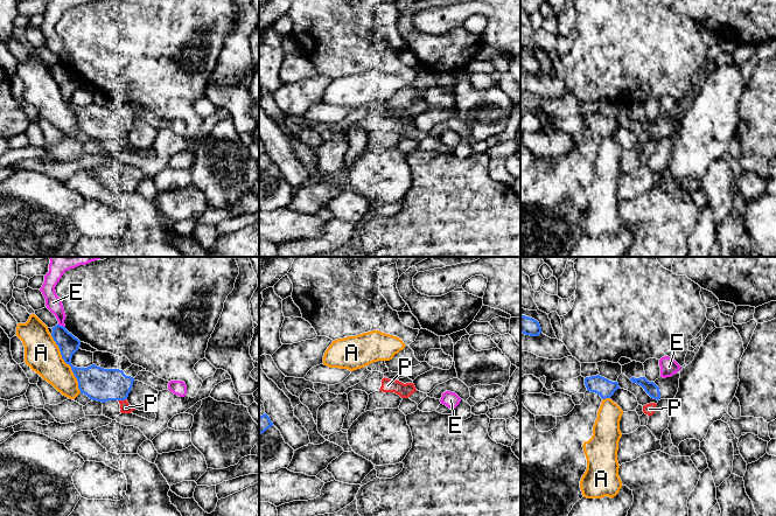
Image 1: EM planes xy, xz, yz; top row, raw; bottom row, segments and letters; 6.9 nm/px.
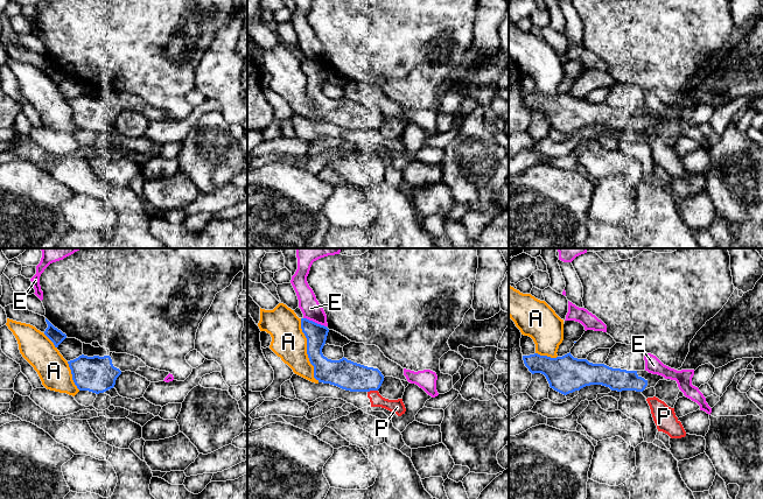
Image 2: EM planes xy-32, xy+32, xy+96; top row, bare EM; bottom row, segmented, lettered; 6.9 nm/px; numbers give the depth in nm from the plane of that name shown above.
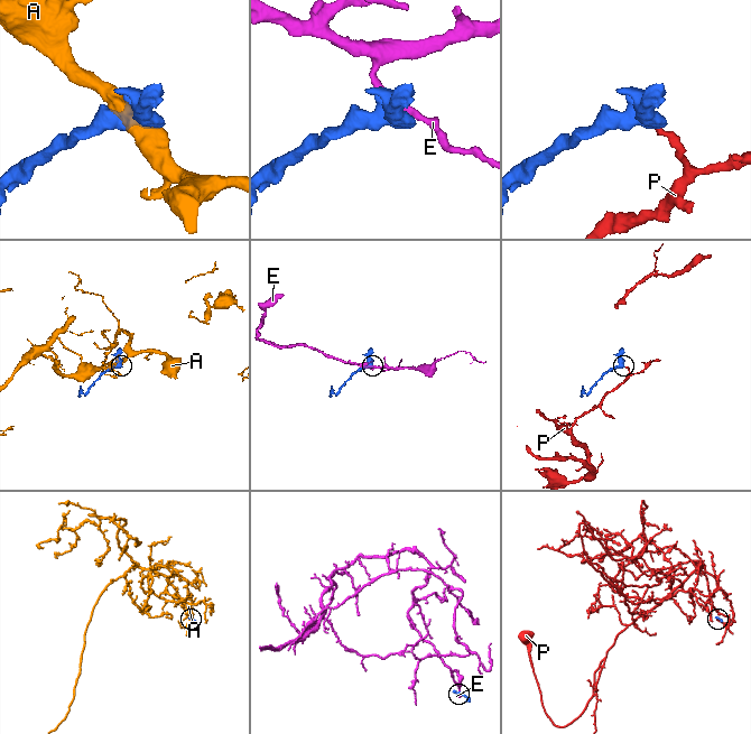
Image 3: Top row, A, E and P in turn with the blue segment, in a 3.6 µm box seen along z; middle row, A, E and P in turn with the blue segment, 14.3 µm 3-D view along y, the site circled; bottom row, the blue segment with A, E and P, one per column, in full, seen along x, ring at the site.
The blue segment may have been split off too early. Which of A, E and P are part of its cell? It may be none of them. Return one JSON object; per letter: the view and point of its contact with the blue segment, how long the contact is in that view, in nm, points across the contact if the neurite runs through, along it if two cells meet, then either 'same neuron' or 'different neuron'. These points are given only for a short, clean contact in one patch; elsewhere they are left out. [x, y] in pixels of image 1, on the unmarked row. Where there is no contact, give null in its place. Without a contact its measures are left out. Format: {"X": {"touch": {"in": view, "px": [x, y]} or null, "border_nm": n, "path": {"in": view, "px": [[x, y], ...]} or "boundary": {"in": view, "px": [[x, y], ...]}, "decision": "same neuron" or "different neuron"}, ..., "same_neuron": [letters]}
{"A": {"touch": {"in": "xy", "px": [67, 102]}, "border_nm": 460, "decision": "different neuron"}, "E": {"touch": {"in": "xy", "px": [62, 64]}, "border_nm": 50, "boundary": {"in": "xy", "px": [[58, 62], [64, 65]]}, "decision": "different neuron"}, "P": {"touch": {"in": "xy", "px": [121, 138]}, "border_nm": 60, "decision": "different neuron"}, "same_neuron": []}

